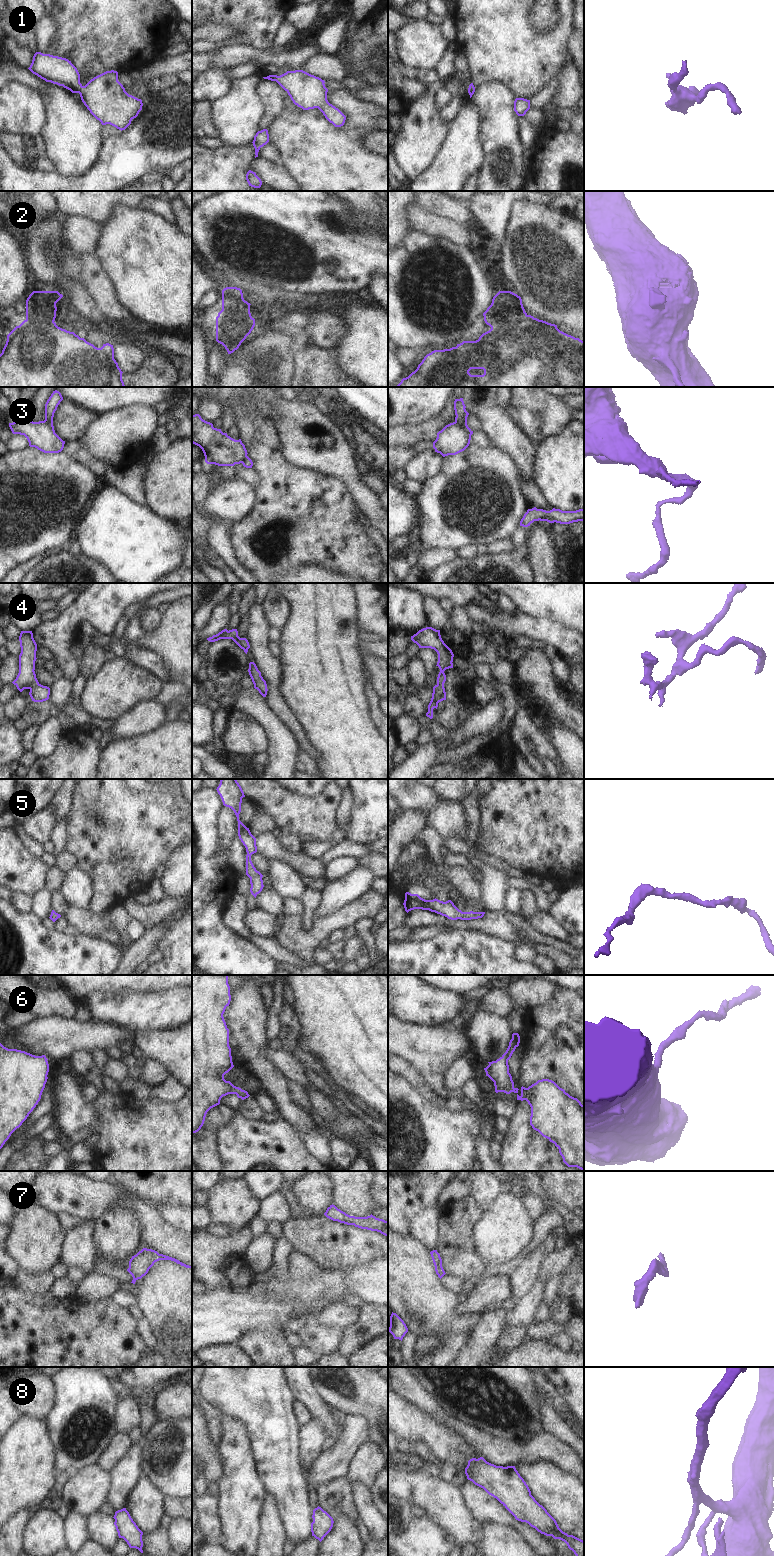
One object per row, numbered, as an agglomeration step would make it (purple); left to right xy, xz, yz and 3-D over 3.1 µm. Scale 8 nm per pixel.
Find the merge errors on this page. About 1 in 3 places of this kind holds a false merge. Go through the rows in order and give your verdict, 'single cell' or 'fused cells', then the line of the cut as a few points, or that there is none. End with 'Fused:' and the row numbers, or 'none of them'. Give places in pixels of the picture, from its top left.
1: single cell | no cut
2: single cell | no cut
3: fused cells | yz (455, 421), (470, 436)
4: single cell | no cut
5: single cell | no cut
6: single cell | no cut
7: single cell | no cut
8: single cell | no cut
Fused: 3

